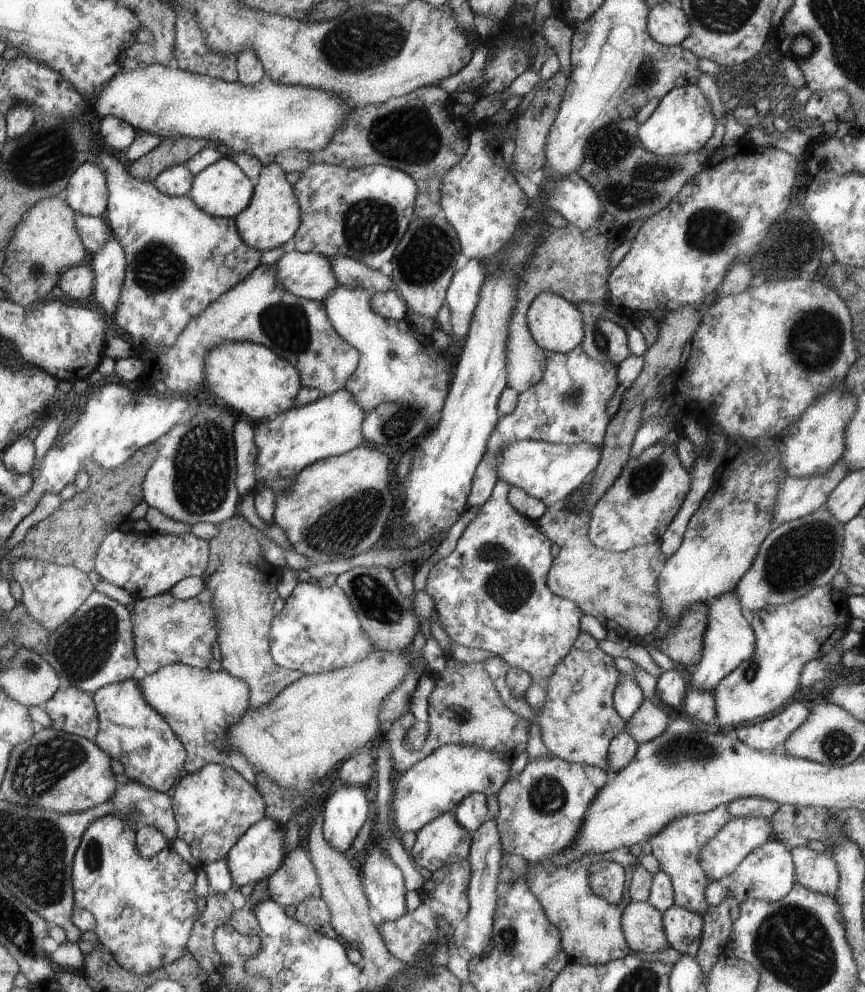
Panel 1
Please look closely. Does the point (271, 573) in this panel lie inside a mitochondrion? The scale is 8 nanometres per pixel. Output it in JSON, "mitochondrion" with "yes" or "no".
{"mitochondrion":"no"}

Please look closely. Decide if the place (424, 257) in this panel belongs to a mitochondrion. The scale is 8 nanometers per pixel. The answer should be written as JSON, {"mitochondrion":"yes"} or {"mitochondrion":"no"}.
{"mitochondrion":"yes"}

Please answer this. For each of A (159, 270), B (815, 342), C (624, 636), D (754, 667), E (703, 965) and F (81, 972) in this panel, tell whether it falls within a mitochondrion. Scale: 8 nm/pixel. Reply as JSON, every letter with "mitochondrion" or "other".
{"A":"mitochondrion","B":"mitochondrion","C":"other","D":"mitochondrion","E":"other","F":"other"}

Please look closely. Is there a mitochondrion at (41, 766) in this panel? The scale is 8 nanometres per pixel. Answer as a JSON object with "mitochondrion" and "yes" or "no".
{"mitochondrion":"yes"}

